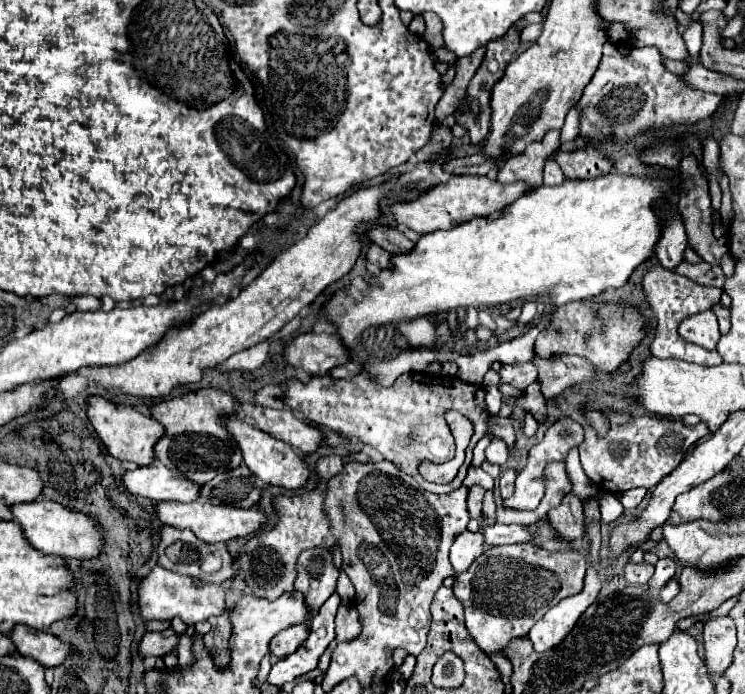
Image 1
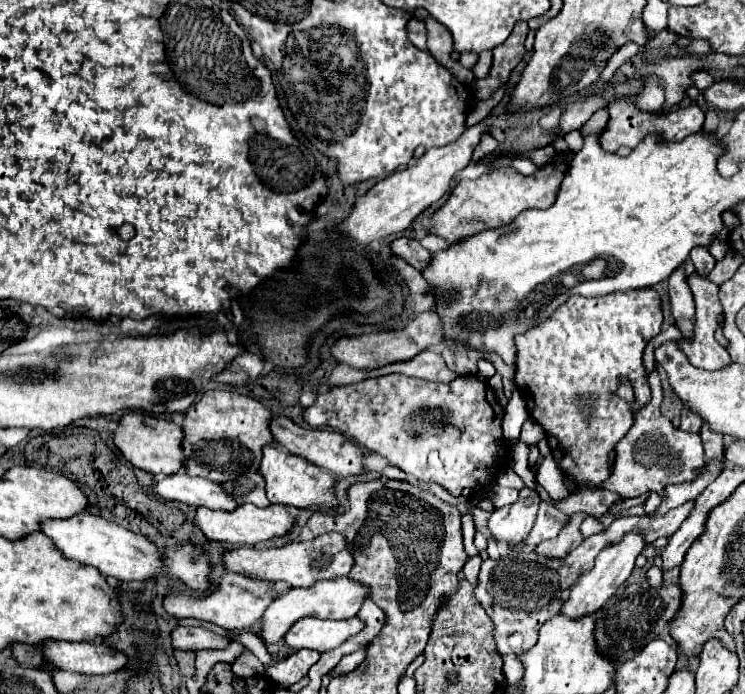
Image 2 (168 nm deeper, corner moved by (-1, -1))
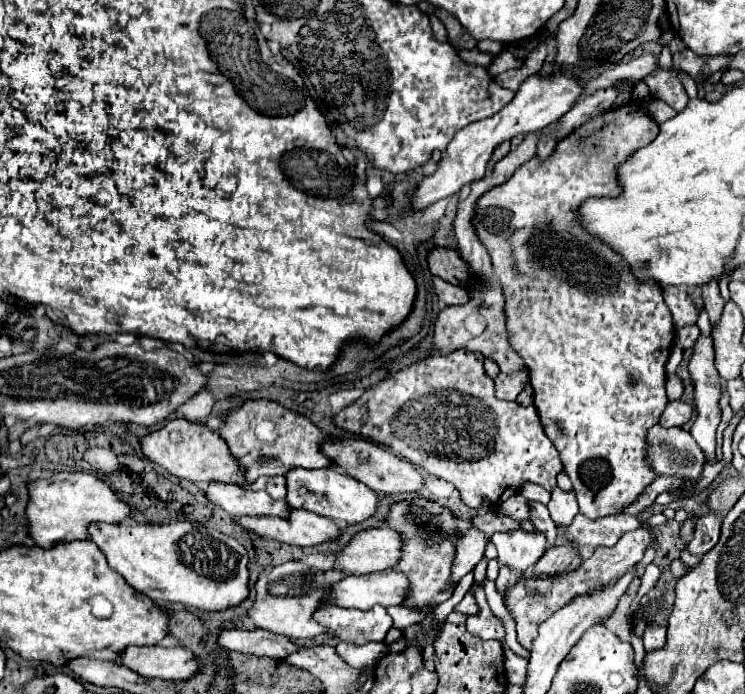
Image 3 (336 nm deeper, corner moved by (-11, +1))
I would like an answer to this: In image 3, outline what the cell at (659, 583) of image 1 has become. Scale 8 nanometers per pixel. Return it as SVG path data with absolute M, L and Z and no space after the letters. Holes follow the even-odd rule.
M709 510L707 514L699 516L695 522L695 532L693 532L693 540L685 546L687 552L695 554L695 556L703 556L705 552L709 552L717 540L719 540L719 530L721 530L721 514Z

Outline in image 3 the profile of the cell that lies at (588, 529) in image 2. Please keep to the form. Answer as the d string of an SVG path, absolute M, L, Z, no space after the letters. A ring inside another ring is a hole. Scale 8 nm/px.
M577 514L569 526L557 526L559 542L563 540L577 540L577 544L583 548L583 556L589 558L591 550L595 546L613 546L621 534L645 524L645 526L657 526L665 524L667 518L663 514L651 514L647 520L639 520L637 516L627 514L613 514L603 518L587 518L583 514Z

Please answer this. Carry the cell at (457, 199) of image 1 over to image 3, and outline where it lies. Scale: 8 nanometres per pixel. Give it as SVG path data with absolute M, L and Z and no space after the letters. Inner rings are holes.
M631 102L631 104L625 104L617 110L609 110L607 114L593 118L591 122L583 124L579 130L571 132L567 138L557 142L555 152L545 162L531 158L519 170L515 170L511 180L507 180L505 184L495 186L489 192L485 192L477 200L475 214L473 214L473 220L471 220L473 228L479 236L479 242L487 248L487 252L491 256L493 272L503 286L509 342L517 350L517 354L523 358L523 362L529 370L531 386L535 390L533 392L535 408L539 412L541 426L543 426L545 434L549 436L549 440L559 450L559 456L563 460L563 470L569 474L569 478L573 482L573 490L575 490L577 500L579 500L579 512L585 514L587 518L619 514L623 510L623 506L631 504L643 492L643 488L647 484L651 484L651 480L655 480L653 470L645 462L645 434L647 434L647 428L651 424L659 422L659 416L663 414L663 410L669 402L667 394L665 394L665 364L669 360L669 350L671 350L673 340L675 340L675 328L673 328L673 322L671 322L671 312L663 302L661 286L655 284L655 282L645 282L645 284L635 282L635 278L631 278L631 272L627 270L627 262L619 262L619 258L615 258L615 254L611 254L611 250L603 250L603 246L595 246L595 242L587 242L587 238L583 238L583 230L579 230L579 226L571 226L571 218L575 218L573 212L585 198L619 194L619 186L617 186L617 178L615 178L615 166L619 162L625 162L635 150L647 146L655 138L657 132L659 132L659 126L647 114L643 104ZM631 376L635 378L635 384L629 384Z

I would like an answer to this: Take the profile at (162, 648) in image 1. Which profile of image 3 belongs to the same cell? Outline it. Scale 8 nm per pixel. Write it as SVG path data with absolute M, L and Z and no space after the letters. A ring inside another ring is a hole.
M225 628L217 636L217 644L223 650L233 650L241 654L253 654L253 656L269 656L283 660L287 654L297 650L297 644L293 644L287 636L271 634L267 630L247 630L247 628Z

